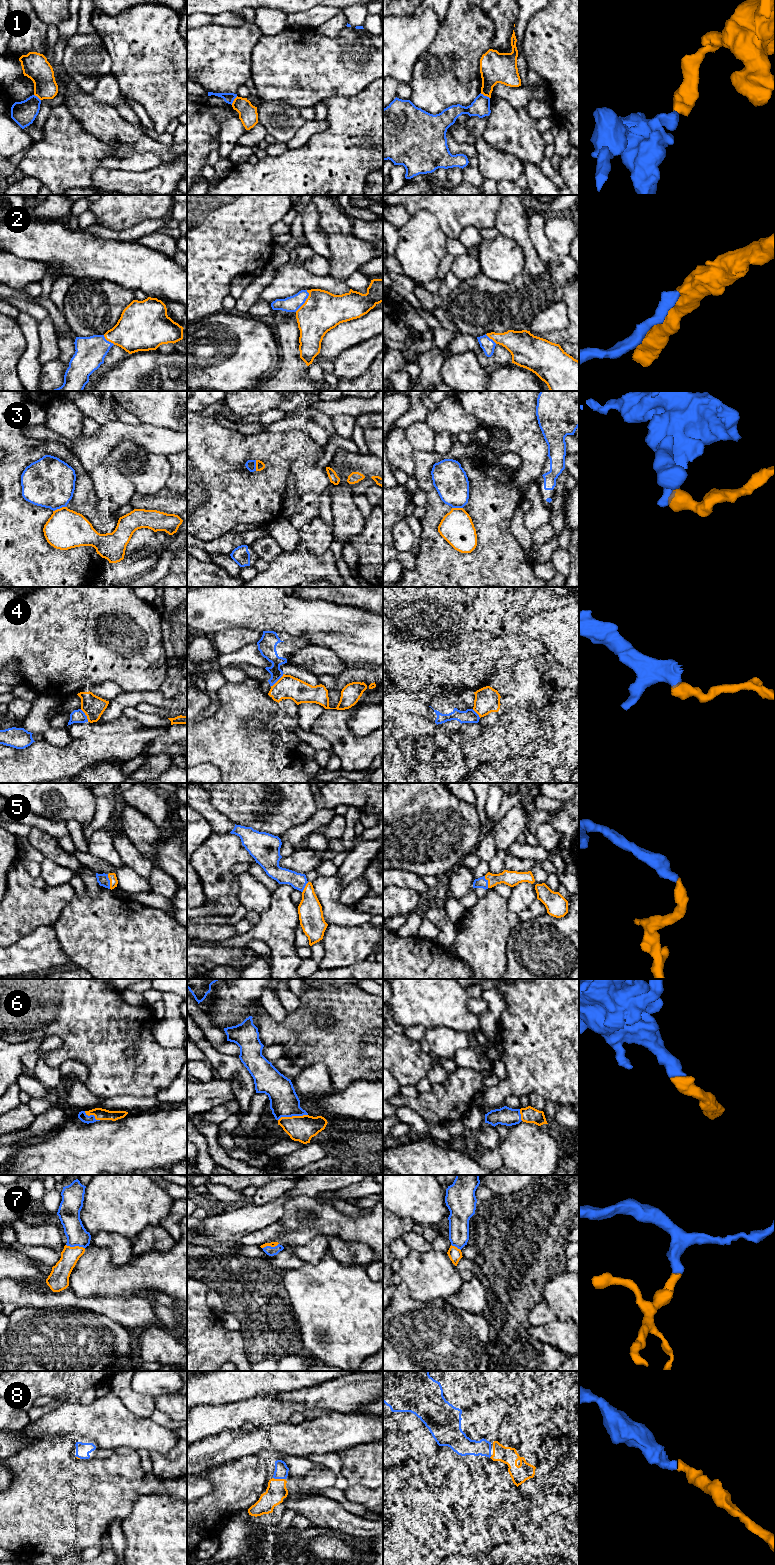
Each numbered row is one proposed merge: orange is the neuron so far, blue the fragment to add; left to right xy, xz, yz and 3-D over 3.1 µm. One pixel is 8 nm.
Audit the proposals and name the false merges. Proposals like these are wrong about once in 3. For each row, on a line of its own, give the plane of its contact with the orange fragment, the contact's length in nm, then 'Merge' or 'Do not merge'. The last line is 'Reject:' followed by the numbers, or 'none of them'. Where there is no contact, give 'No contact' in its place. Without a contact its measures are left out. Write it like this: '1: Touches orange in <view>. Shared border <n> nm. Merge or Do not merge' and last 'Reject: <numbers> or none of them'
1: Touches orange in yz. Shared border 90 nm. Do not merge
2: Touches orange in xz. Shared border 200 nm. Merge
3: Touches orange in xy. Shared border 110 nm. Do not merge
4: Touches orange in xz. Shared border 150 nm. Do not merge
5: Touches orange in xy. Shared border 120 nm. Merge
6: Touches orange in xz. Shared border 240 nm. Merge
7: Touches orange in xy. Shared border 160 nm. Merge
8: Touches orange in xz. Shared border 110 nm. Merge
Reject: 1, 3, 4

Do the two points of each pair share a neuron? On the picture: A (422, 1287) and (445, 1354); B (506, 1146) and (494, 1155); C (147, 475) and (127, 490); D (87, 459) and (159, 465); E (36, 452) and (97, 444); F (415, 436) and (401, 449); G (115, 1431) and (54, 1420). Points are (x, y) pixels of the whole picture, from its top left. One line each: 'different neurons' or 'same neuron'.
A: different neurons
B: different neurons
C: different neurons
D: different neurons
E: different neurons
F: different neurons
G: same neuron

